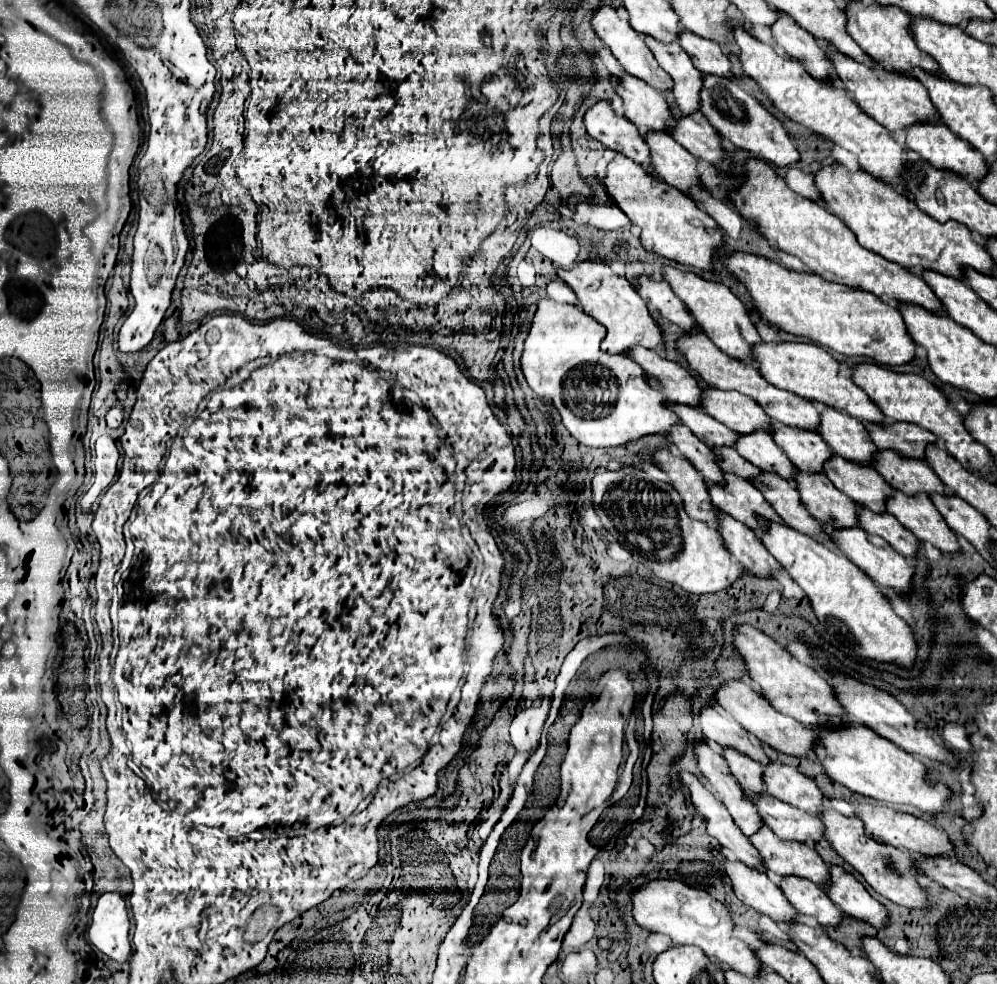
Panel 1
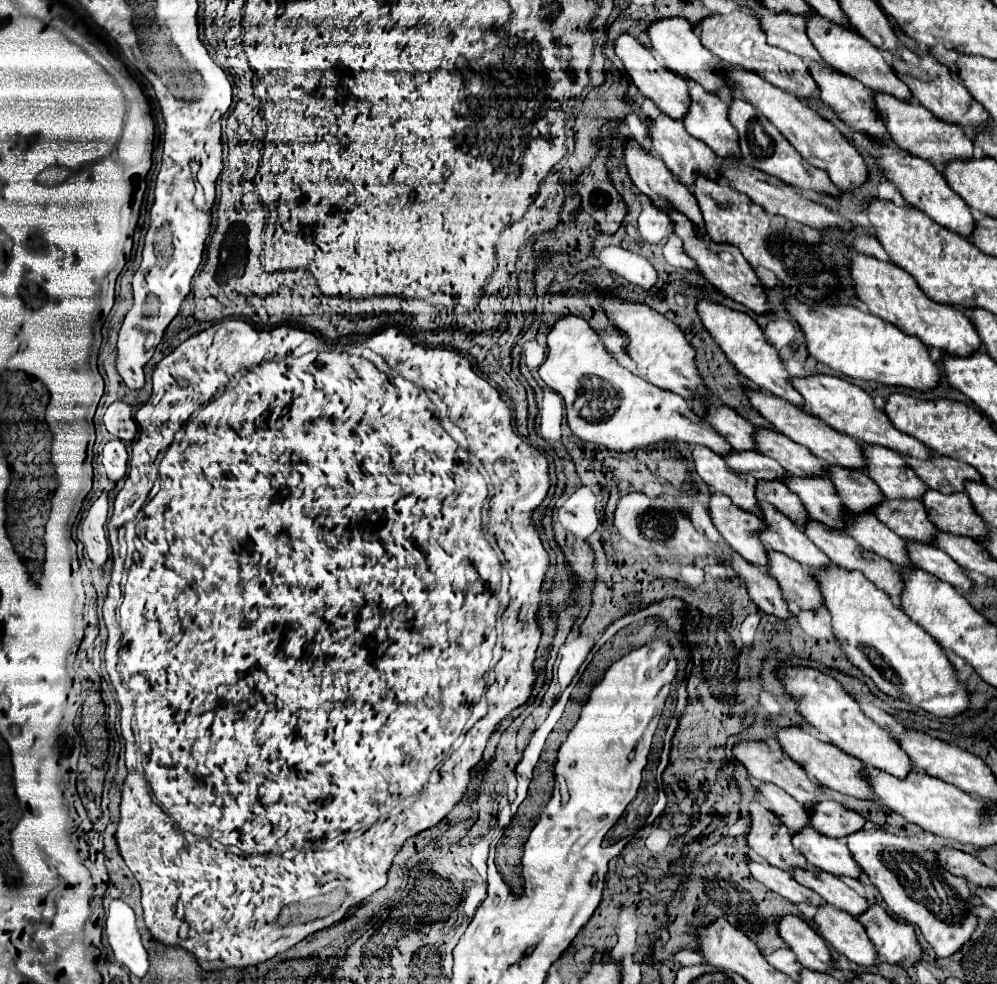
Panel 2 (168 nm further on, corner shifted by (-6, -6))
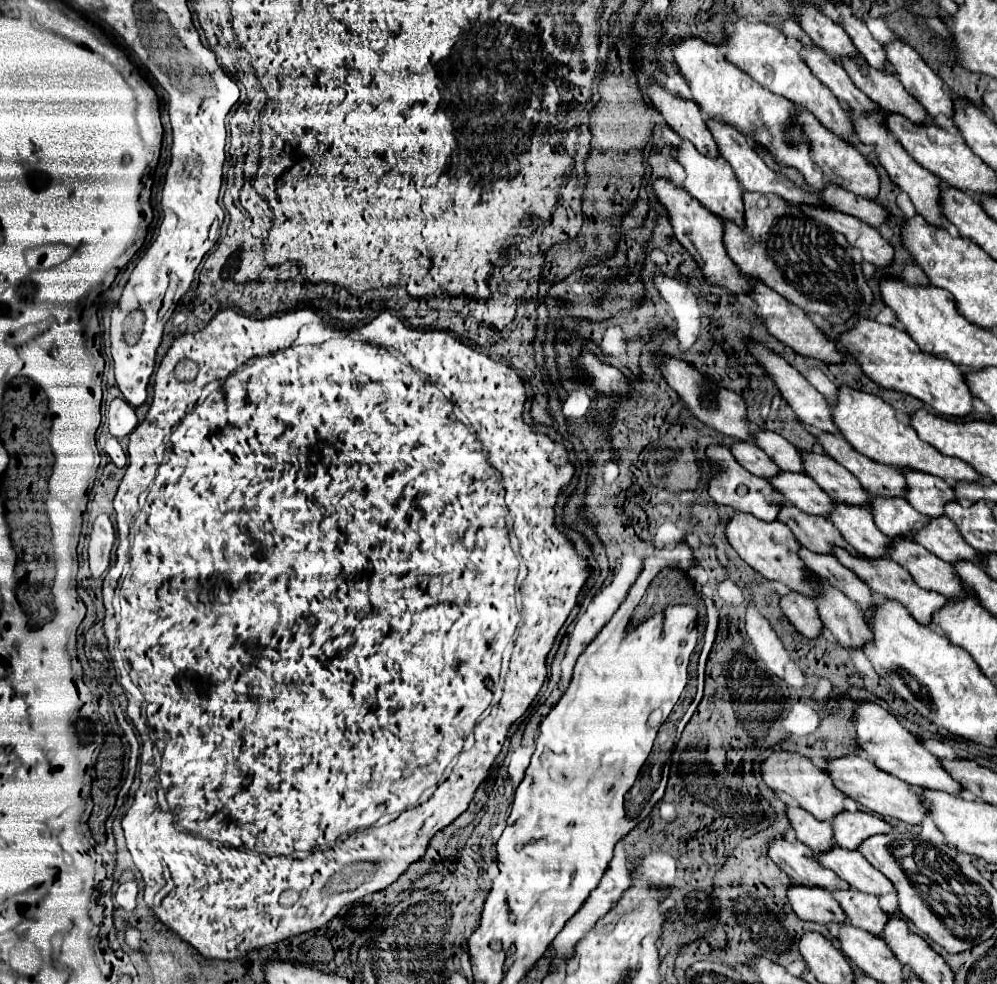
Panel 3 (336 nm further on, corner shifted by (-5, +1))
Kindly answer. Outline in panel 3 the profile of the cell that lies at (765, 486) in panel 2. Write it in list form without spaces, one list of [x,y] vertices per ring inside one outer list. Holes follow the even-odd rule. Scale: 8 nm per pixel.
[[[787,504],[779,512],[779,520],[787,524],[799,540],[799,544],[809,548],[811,552],[833,554],[833,548],[841,546],[851,556],[859,556],[859,552],[855,552],[855,548],[851,548],[851,544],[845,542],[845,538],[839,534],[833,522],[829,522],[827,518],[815,518],[811,514],[797,510],[793,504]]]

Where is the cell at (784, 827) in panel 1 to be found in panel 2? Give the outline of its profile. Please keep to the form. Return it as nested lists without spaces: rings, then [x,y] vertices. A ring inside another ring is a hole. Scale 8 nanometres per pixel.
[[[808,827],[792,835],[792,845],[816,869],[824,869],[832,875],[860,877],[860,867],[852,859],[846,841],[840,841],[838,837],[824,837],[822,833],[816,833],[816,829]]]

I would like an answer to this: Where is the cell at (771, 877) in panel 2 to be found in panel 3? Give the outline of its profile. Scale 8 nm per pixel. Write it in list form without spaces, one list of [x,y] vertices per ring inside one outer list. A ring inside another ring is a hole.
[[[793,886],[789,890],[789,902],[795,914],[805,922],[817,922],[823,926],[843,924],[847,916],[831,892],[807,886]]]

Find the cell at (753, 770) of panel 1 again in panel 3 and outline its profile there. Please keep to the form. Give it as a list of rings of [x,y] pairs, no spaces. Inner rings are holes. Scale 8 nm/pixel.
[[[789,806],[787,816],[791,820],[791,826],[797,834],[797,840],[809,846],[815,852],[827,852],[837,848],[837,842],[833,838],[833,826],[831,822],[817,822],[807,810]]]

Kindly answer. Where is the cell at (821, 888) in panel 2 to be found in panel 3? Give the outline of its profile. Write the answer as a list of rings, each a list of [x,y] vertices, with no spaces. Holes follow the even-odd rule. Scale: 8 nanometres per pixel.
[[[837,890],[833,892],[837,902],[843,906],[849,922],[873,936],[883,934],[883,928],[889,920],[889,914],[881,910],[879,898],[871,894],[863,894],[859,890]]]

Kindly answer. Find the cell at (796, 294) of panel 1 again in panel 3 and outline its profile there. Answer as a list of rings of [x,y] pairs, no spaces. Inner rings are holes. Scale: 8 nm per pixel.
[[[863,318],[855,328],[845,332],[839,342],[847,346],[847,352],[859,362],[863,372],[883,388],[899,390],[913,398],[919,398],[941,416],[965,418],[975,410],[973,394],[969,392],[963,370],[953,362],[923,354],[923,350],[919,350],[919,346],[911,342],[911,336],[905,330]]]

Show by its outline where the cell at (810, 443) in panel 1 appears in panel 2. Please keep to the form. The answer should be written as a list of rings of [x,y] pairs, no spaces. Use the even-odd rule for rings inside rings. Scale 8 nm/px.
[[[828,467],[828,479],[832,481],[832,485],[836,485],[836,493],[840,493],[844,505],[854,513],[870,511],[884,499],[878,485],[862,471]]]

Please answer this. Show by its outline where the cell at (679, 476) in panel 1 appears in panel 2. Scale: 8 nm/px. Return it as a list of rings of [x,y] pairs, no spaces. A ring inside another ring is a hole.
[[[710,493],[708,513],[722,539],[736,553],[754,565],[766,565],[766,549],[758,539],[758,531],[764,527],[764,523],[754,513],[736,507],[730,497],[722,493]]]

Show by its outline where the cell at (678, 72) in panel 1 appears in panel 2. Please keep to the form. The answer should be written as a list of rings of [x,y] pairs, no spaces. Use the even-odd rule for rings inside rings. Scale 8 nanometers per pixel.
[[[688,81],[690,87],[690,107],[682,117],[686,131],[704,141],[718,157],[740,155],[738,133],[728,121],[728,105],[714,93],[708,93]]]

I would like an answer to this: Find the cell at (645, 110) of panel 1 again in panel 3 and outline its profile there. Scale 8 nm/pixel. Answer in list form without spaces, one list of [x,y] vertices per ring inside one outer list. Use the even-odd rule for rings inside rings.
[[[683,142],[683,146],[679,150],[673,152],[677,162],[685,168],[687,178],[685,178],[685,188],[687,192],[697,198],[707,210],[711,210],[713,214],[717,214],[723,220],[735,222],[737,226],[745,226],[745,214],[743,214],[743,200],[741,200],[741,188],[739,188],[739,180],[735,178],[735,172],[731,170],[731,166],[727,166],[727,162],[723,162],[723,158],[709,158],[703,156],[695,150],[695,146],[691,142]]]

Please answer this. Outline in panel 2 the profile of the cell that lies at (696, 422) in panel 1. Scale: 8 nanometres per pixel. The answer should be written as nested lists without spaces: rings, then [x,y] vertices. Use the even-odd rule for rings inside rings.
[[[736,451],[728,453],[728,457],[722,457],[730,469],[736,469],[736,473],[748,473],[756,479],[780,479],[786,475],[786,471],[768,455],[762,455],[760,451]]]

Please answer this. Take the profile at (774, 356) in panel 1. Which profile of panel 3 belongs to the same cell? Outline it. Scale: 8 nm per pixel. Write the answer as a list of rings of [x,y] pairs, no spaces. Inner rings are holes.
[[[843,386],[839,388],[837,402],[831,406],[831,410],[833,410],[833,420],[841,430],[843,438],[857,452],[865,454],[867,458],[879,464],[887,464],[893,468],[909,468],[909,470],[939,476],[943,480],[953,480],[953,482],[981,482],[981,474],[973,466],[969,466],[959,458],[939,454],[939,450],[923,442],[911,426],[905,426],[903,422],[899,422],[897,412],[889,404],[885,404],[879,396],[857,392],[853,388]]]

